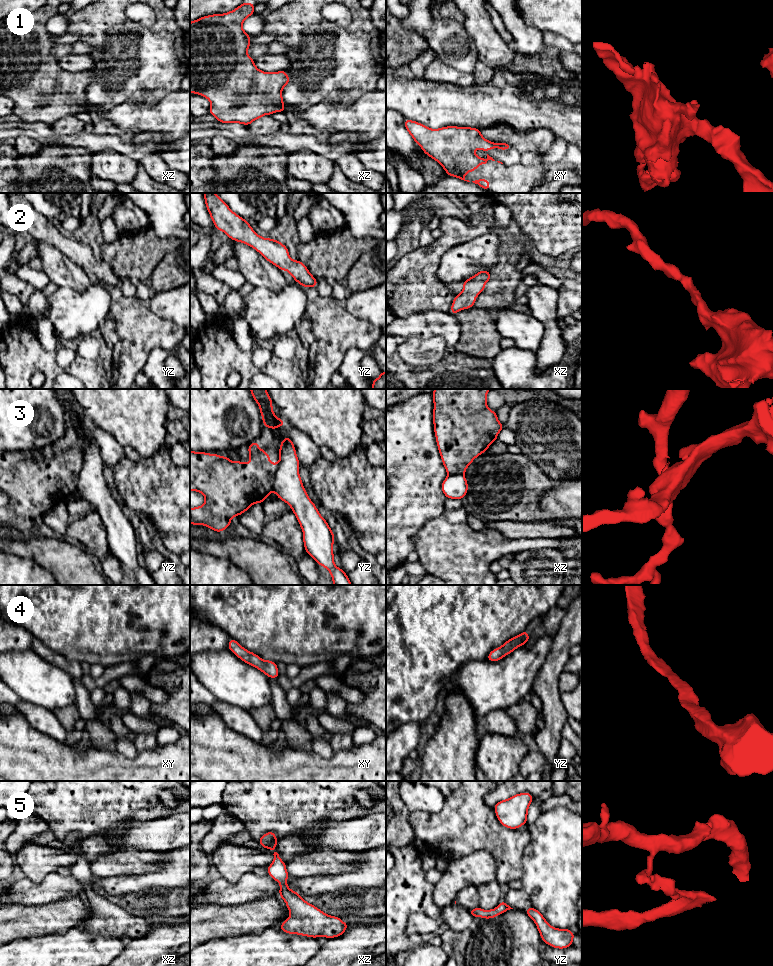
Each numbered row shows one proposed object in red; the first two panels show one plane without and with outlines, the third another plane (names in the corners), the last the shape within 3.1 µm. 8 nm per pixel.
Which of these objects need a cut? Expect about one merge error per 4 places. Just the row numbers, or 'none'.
3

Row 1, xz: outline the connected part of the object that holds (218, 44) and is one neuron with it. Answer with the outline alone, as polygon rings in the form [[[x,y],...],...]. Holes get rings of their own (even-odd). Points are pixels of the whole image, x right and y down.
[[[245,2],[230,12],[203,16],[190,22],[190,93],[207,98],[211,102],[209,114],[221,123],[248,126],[264,115],[285,112],[282,89],[291,81],[286,71],[263,72],[247,54],[247,49],[252,45],[249,41],[251,35],[242,26],[244,20],[255,13],[254,6],[254,3]]]

